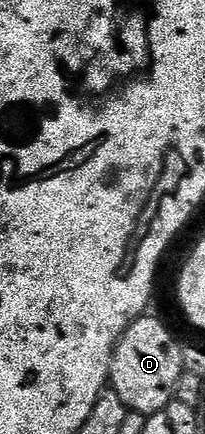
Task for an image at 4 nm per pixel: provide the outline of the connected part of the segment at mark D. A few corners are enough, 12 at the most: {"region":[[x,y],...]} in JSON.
{"region":[[135,319],[108,383],[127,409],[165,411],[184,376],[183,344]]}

